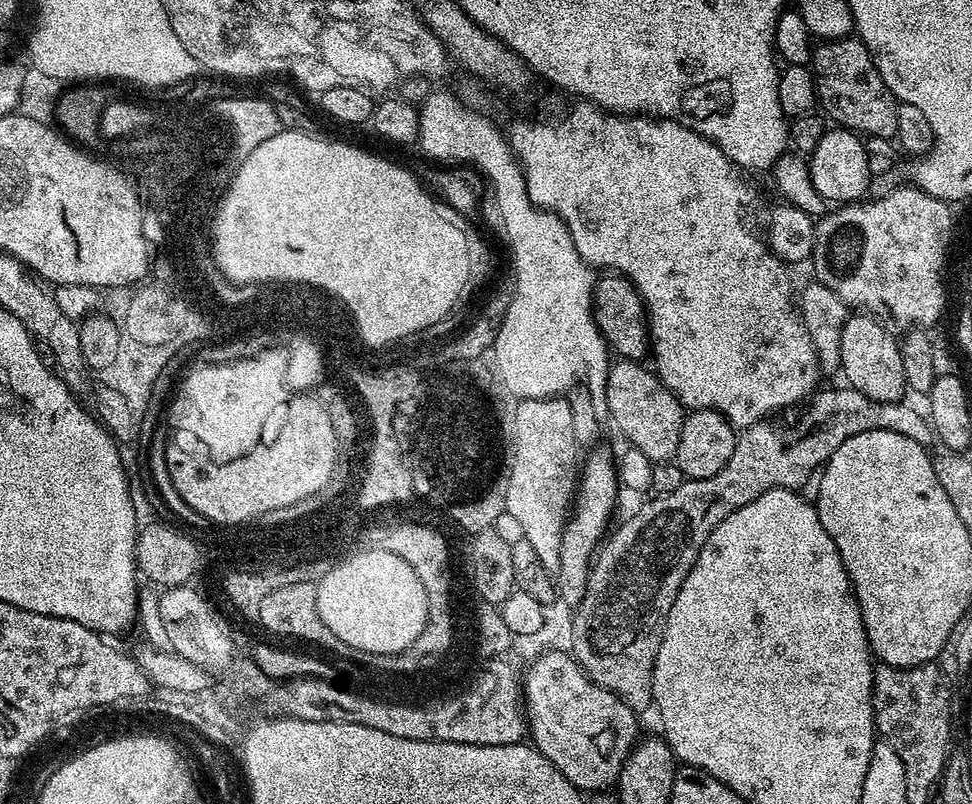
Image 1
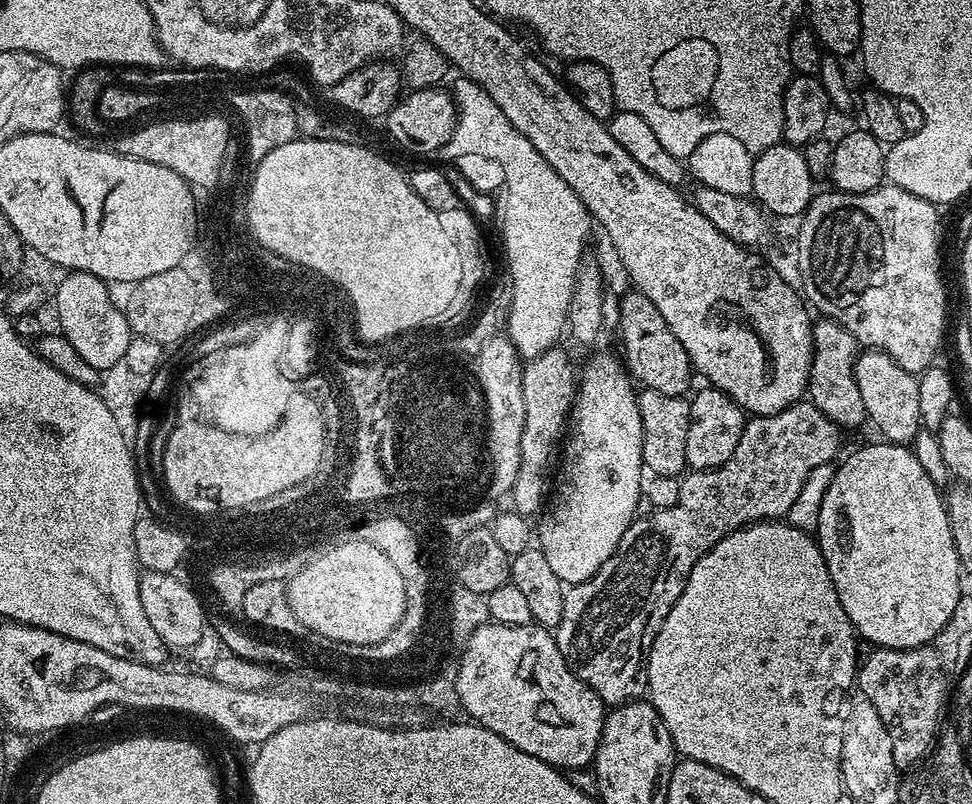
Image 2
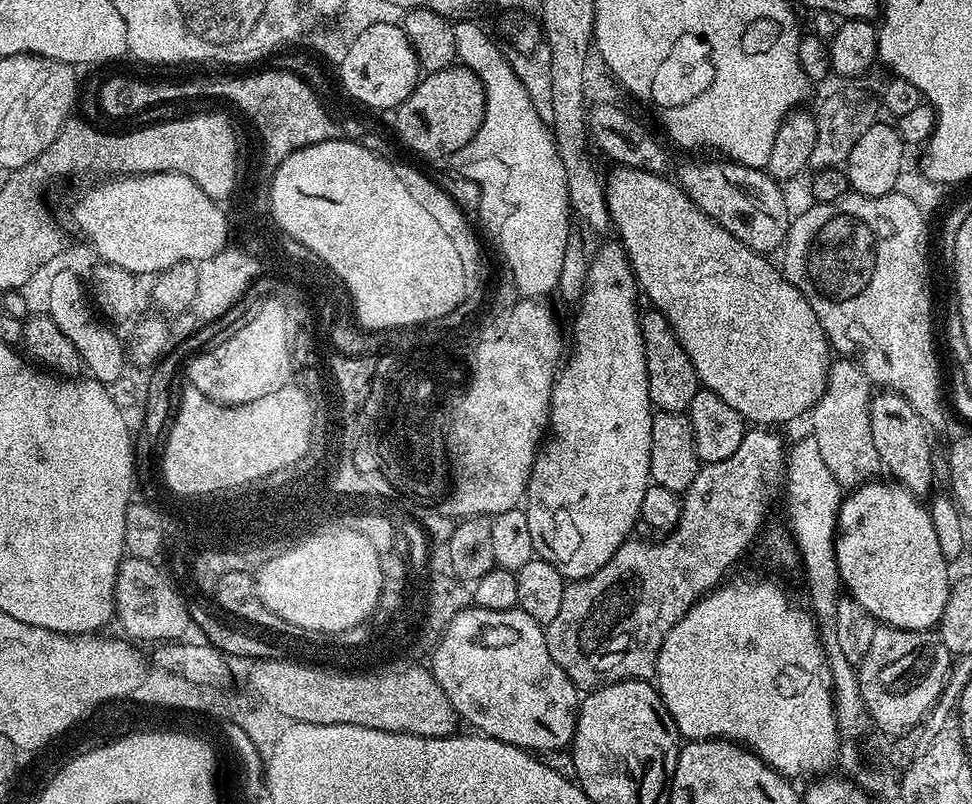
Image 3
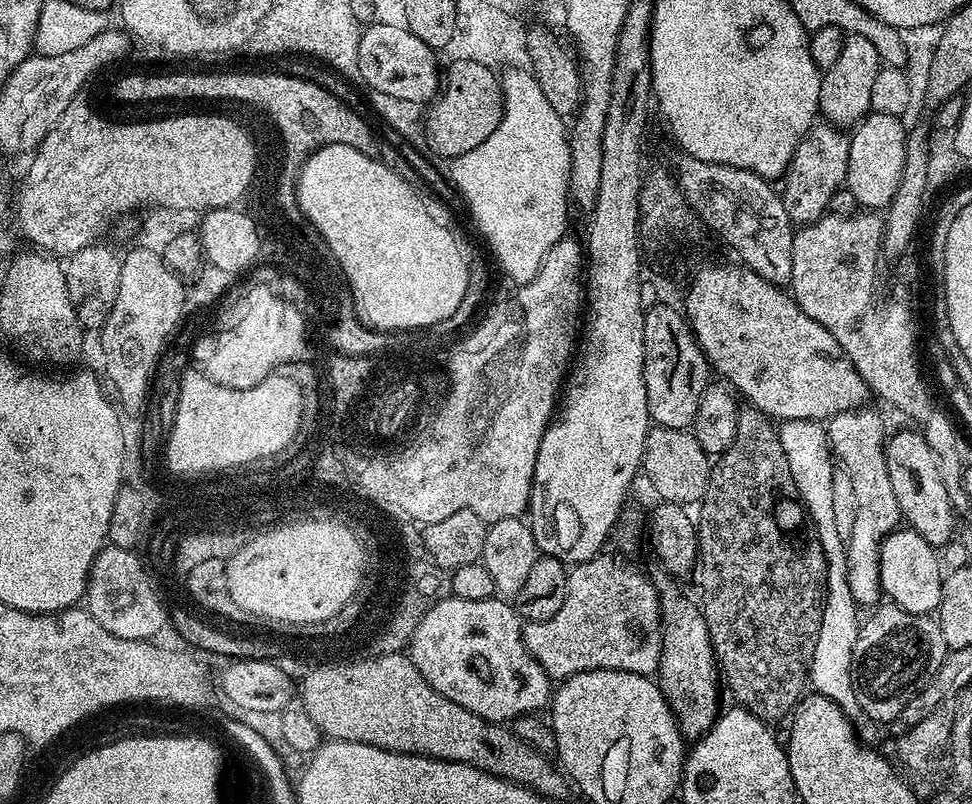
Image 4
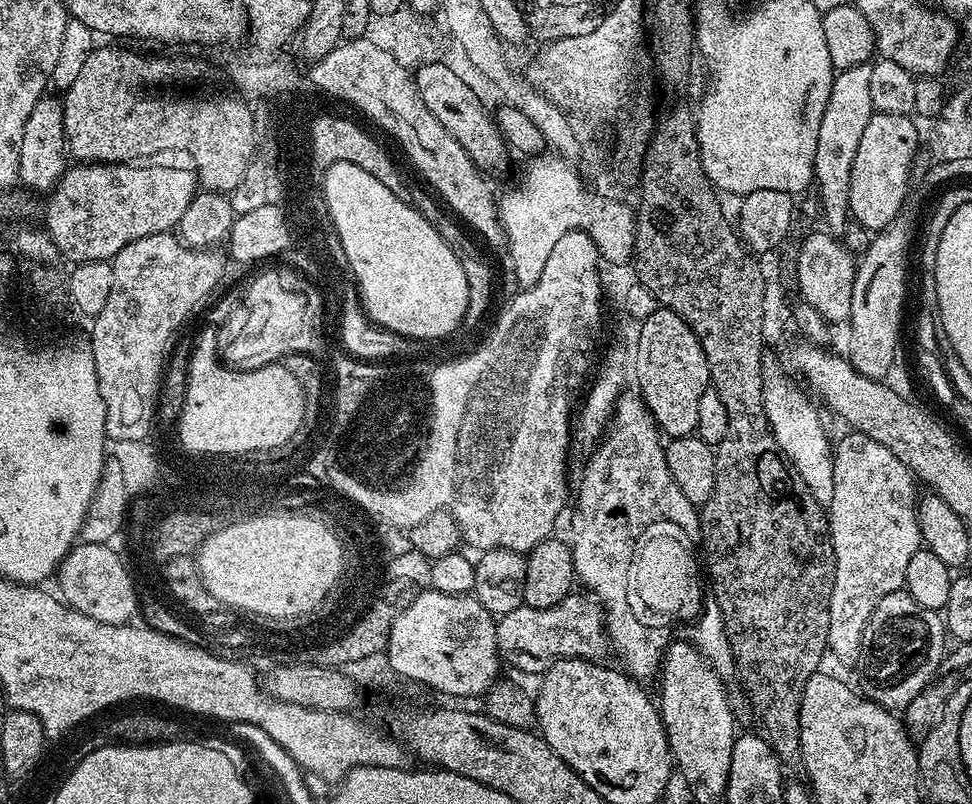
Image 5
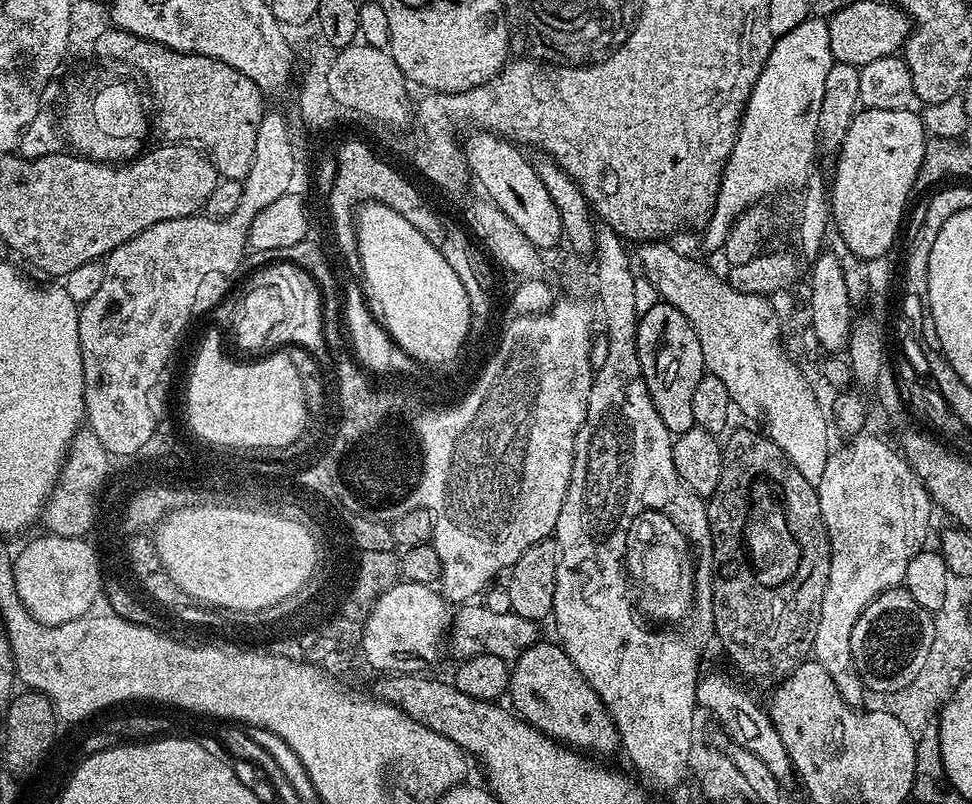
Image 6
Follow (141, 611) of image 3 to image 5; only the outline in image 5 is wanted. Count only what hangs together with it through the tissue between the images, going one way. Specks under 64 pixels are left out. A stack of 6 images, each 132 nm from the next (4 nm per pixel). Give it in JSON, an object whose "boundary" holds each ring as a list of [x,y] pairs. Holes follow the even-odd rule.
{"boundary":[[[77,543],[64,556],[59,576],[58,592],[68,607],[107,624],[126,624],[137,619],[138,610],[132,604],[132,583],[124,577],[124,567],[116,560],[112,546]]]}

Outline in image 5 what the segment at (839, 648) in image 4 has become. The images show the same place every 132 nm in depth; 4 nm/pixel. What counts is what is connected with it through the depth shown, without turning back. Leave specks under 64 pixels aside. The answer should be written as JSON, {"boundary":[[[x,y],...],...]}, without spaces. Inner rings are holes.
{"boundary":[[[769,371],[764,378],[764,405],[766,406],[766,418],[768,425],[772,427],[774,438],[778,442],[781,452],[790,461],[793,470],[806,482],[810,494],[819,504],[827,506],[834,498],[834,444],[830,439],[828,441],[828,432],[824,429],[824,420],[820,417],[820,412],[815,408],[813,397],[799,383],[791,384],[780,372]]]}

